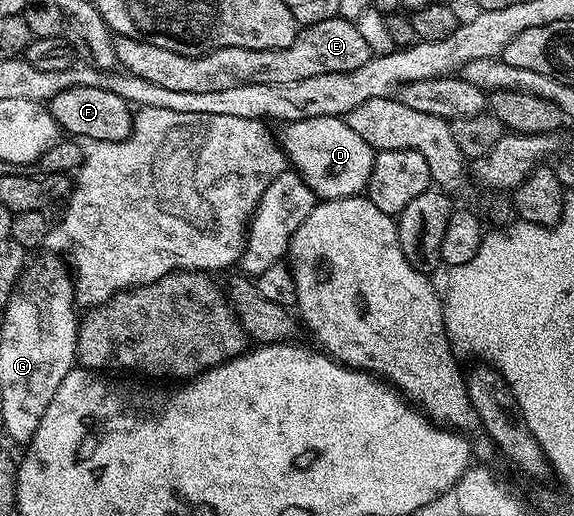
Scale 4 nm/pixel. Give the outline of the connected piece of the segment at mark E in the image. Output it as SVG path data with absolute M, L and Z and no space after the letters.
M340 16L300 28L293 43L284 49L225 47L204 53L202 57L190 57L128 37L116 36L113 44L116 62L126 72L149 79L159 87L169 87L169 91L229 91L229 87L249 83L297 83L301 79L313 79L313 75L357 71L357 67L373 56L354 20Z

